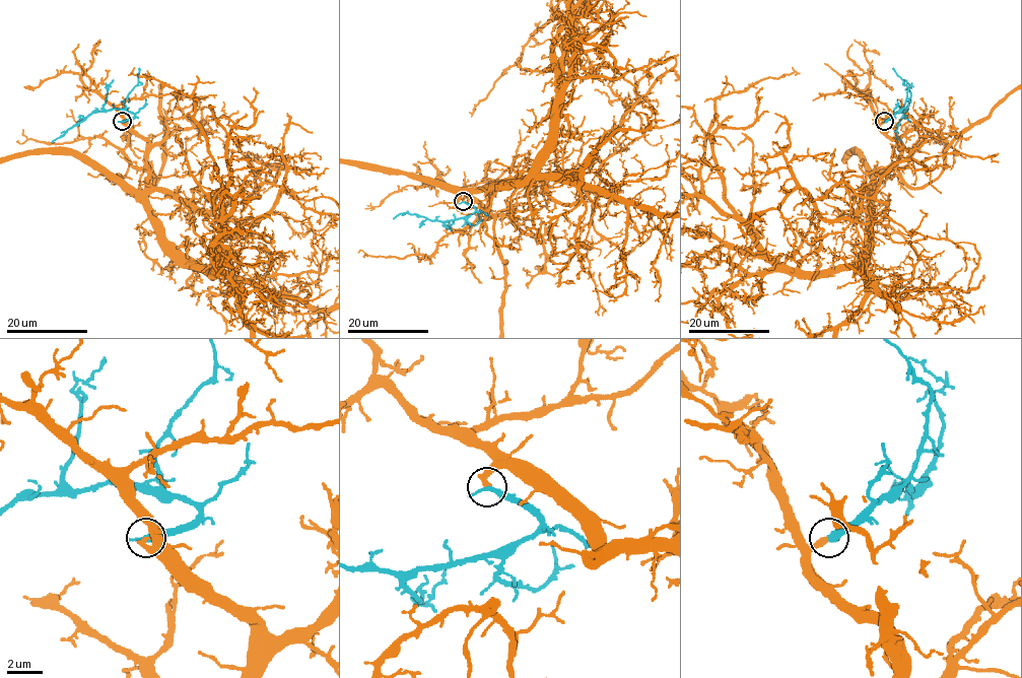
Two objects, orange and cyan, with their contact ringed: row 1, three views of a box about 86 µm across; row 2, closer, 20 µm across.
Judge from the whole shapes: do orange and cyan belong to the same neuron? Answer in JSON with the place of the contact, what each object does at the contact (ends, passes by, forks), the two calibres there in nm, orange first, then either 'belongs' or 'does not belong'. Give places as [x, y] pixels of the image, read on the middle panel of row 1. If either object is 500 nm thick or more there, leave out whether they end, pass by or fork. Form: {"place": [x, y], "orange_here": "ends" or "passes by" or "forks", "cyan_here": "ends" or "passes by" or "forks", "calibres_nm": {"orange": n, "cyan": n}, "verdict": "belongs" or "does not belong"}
{"place": [463, 201], "orange_here": "ends", "cyan_here": "ends", "calibres_nm": {"orange": 340, "cyan": 400}, "verdict": "belongs"}

